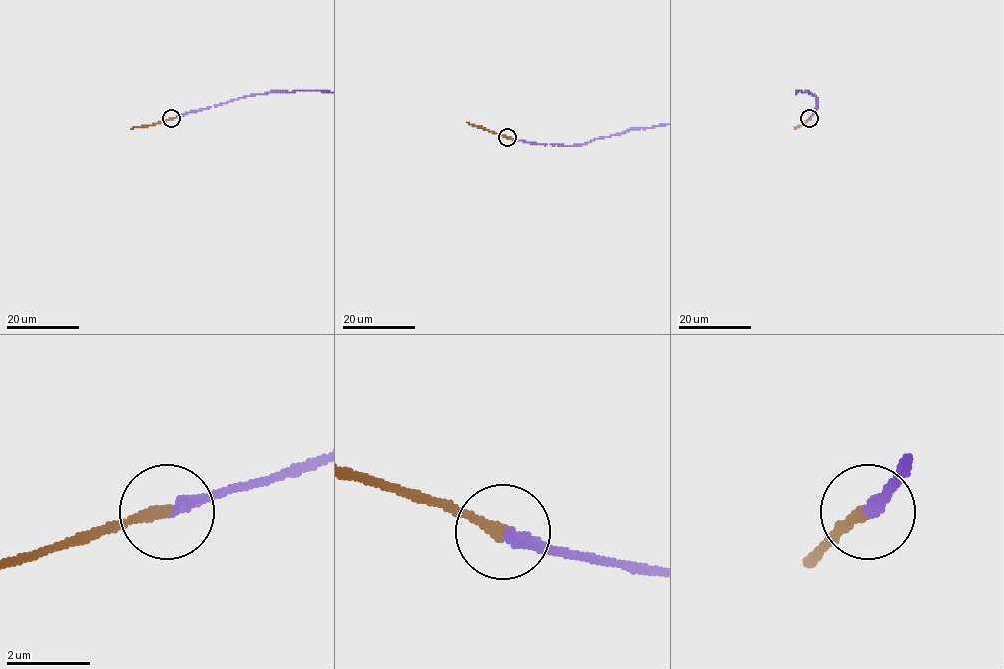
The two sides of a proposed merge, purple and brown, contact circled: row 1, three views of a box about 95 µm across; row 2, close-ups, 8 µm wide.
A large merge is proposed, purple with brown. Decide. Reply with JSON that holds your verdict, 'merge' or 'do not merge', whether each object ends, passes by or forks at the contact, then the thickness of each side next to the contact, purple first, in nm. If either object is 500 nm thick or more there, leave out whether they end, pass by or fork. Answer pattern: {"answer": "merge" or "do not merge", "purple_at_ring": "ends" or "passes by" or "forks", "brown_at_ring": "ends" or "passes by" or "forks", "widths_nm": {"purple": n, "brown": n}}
{"answer": "merge", "purple_at_ring": "ends", "brown_at_ring": "ends", "widths_nm": {"purple": 260, "brown": 280}}

